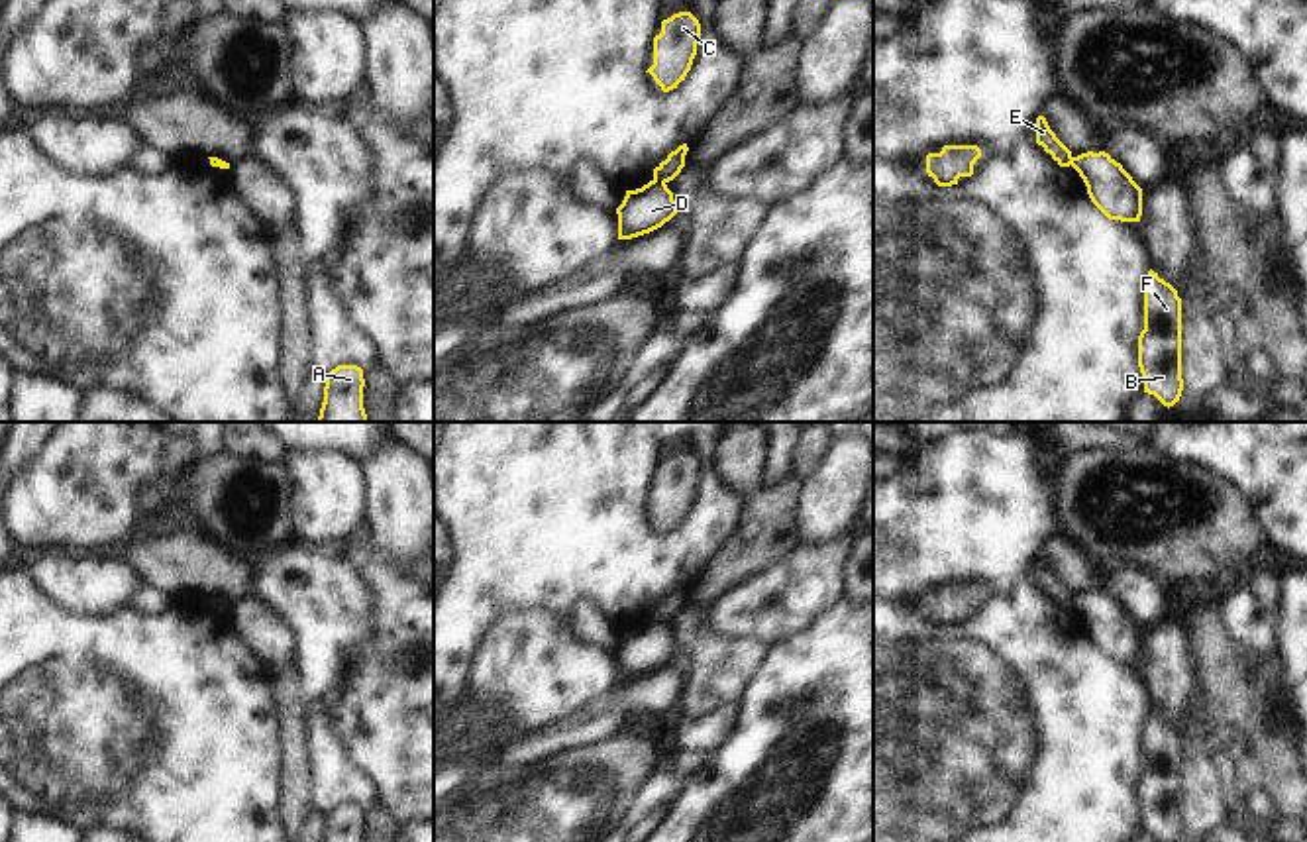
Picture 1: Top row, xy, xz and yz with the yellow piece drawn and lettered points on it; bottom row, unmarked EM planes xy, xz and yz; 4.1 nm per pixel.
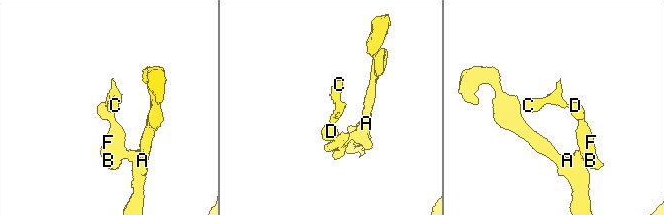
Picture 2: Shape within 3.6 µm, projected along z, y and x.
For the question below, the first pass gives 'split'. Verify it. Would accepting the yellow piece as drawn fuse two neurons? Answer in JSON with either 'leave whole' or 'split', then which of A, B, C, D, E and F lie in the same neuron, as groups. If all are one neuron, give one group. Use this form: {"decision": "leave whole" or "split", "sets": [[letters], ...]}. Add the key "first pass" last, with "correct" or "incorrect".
{"decision": "split", "sets": [["A", "B", "D", "F"], ["C", "E"]], "first pass": "correct"}

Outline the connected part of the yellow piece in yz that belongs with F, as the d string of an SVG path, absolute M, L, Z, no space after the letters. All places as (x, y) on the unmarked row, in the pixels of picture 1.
M1152 709L1144 722L1144 769L1138 775L1138 807L1144 832L1177 842L1181 818L1181 738Z

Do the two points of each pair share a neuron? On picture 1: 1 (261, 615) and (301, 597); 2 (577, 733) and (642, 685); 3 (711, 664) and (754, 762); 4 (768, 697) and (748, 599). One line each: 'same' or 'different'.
1: different
2: same
3: different
4: different

